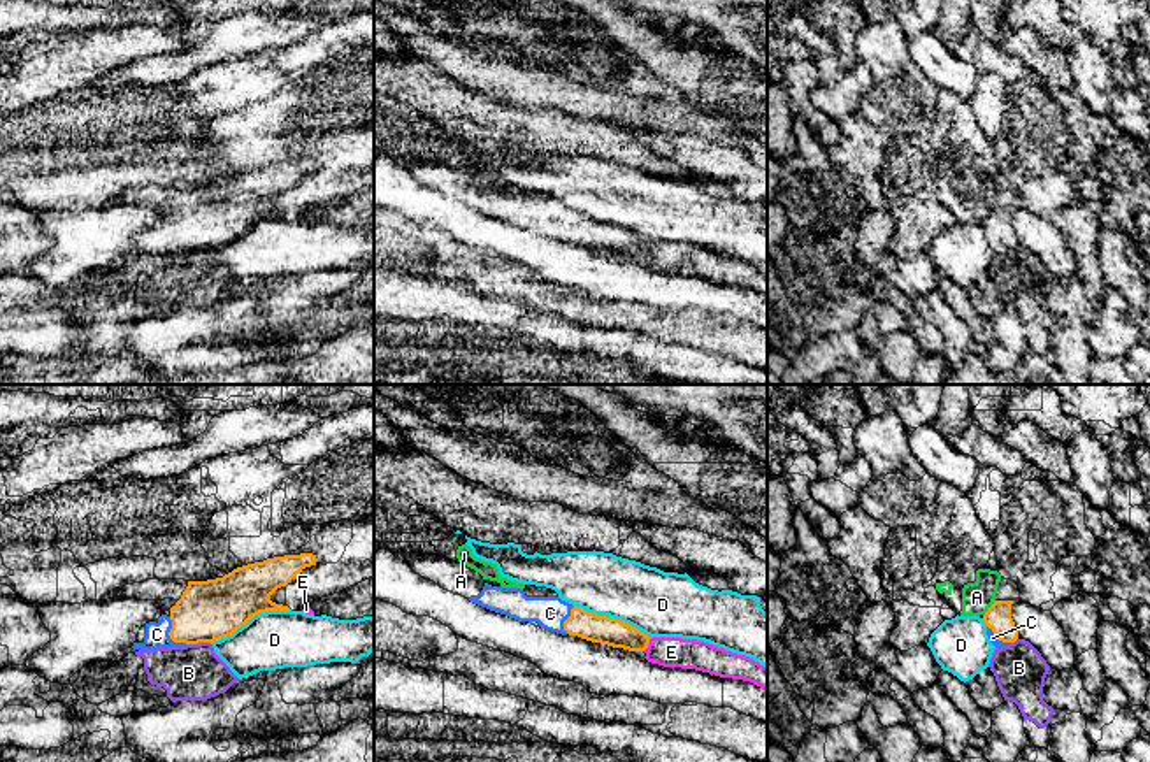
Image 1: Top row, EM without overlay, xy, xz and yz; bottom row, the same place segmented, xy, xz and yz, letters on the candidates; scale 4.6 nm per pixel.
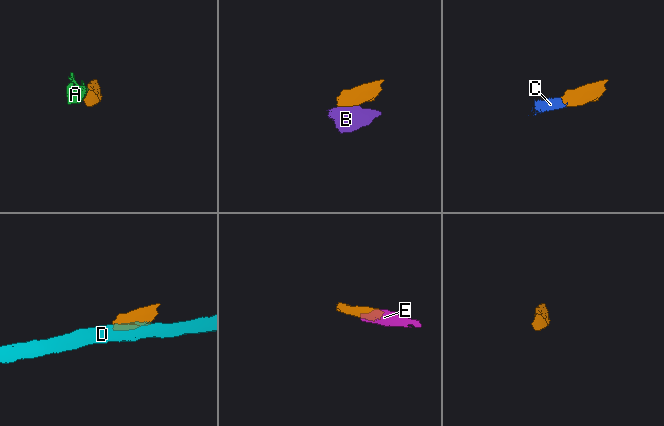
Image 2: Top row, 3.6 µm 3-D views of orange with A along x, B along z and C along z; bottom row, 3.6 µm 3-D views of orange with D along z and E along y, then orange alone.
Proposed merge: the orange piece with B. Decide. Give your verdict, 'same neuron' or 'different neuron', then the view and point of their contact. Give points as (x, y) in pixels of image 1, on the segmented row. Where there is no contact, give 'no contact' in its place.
different neuron; contact xy (197, 643)

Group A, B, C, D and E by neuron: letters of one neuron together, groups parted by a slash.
A / B E / C / D

